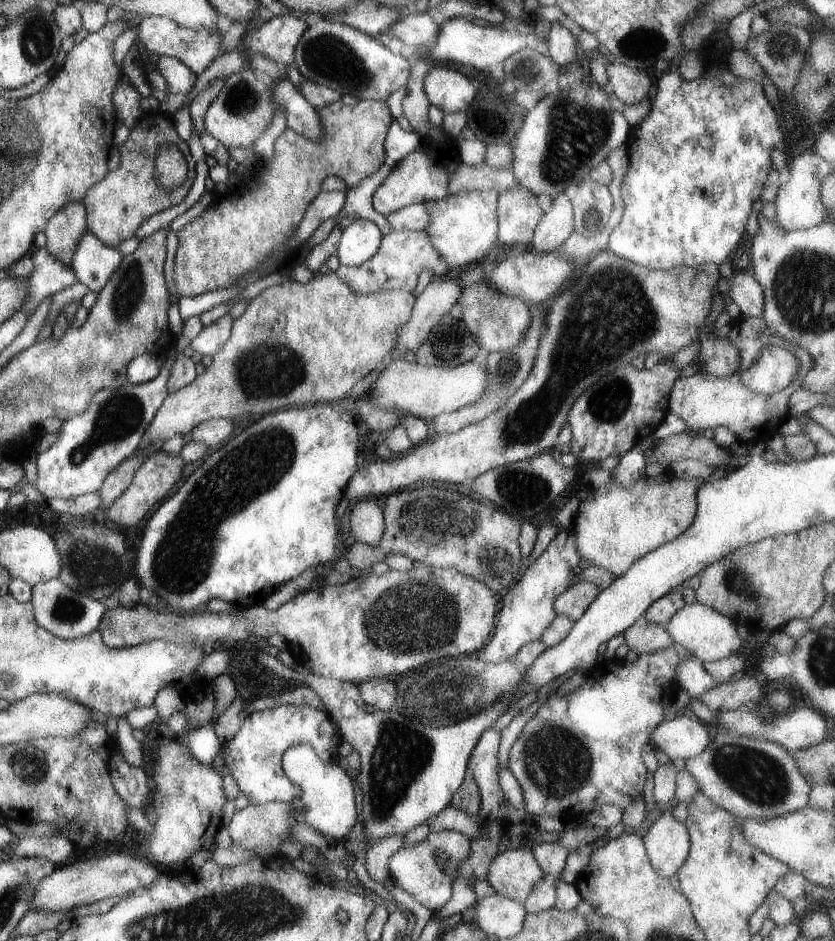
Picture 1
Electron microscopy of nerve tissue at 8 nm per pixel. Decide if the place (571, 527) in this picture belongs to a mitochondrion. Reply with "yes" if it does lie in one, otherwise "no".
no

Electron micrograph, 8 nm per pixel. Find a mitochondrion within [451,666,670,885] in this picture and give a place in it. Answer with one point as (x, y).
(558, 763)

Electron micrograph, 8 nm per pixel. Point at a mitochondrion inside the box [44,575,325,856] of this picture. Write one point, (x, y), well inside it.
(67, 608)

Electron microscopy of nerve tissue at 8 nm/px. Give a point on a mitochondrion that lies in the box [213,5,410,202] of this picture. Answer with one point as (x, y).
(326, 56)

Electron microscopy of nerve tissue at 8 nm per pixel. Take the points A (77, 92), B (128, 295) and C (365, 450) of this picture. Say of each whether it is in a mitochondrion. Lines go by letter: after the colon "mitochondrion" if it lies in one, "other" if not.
A: other
B: mitochondrion
C: other

